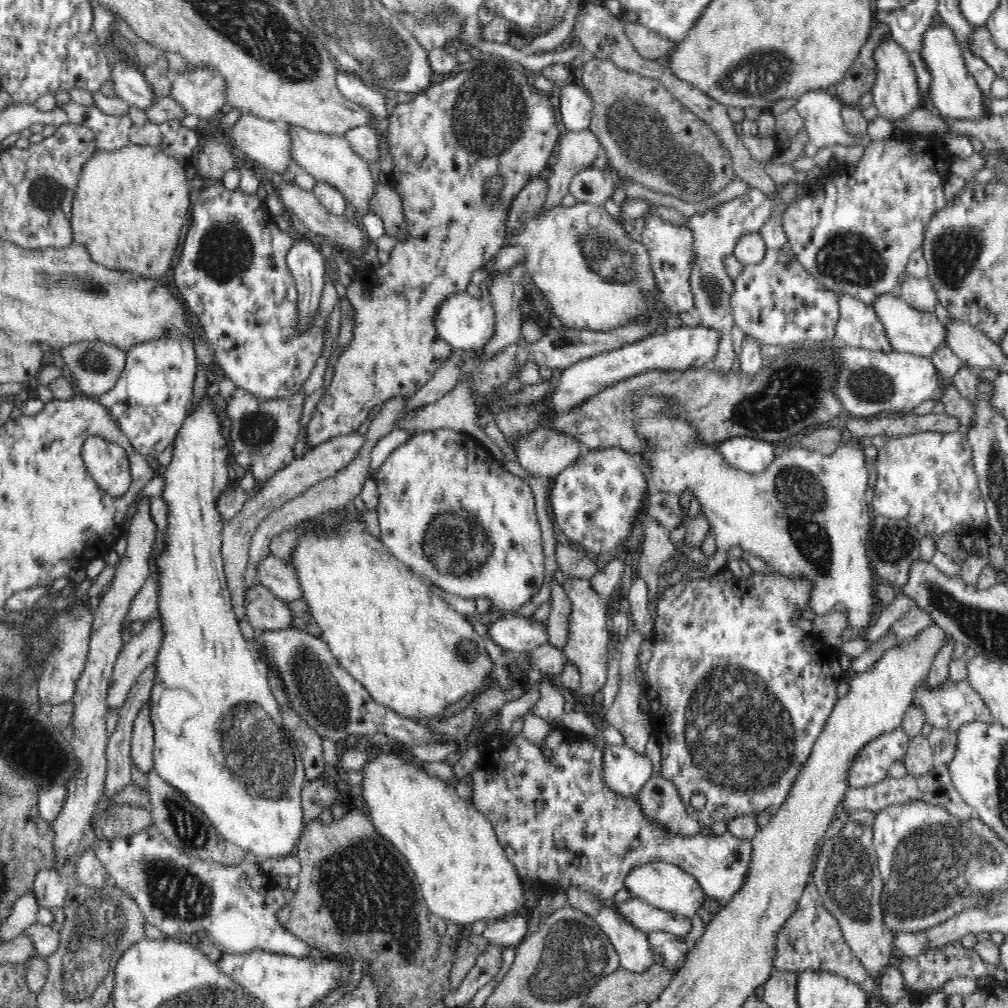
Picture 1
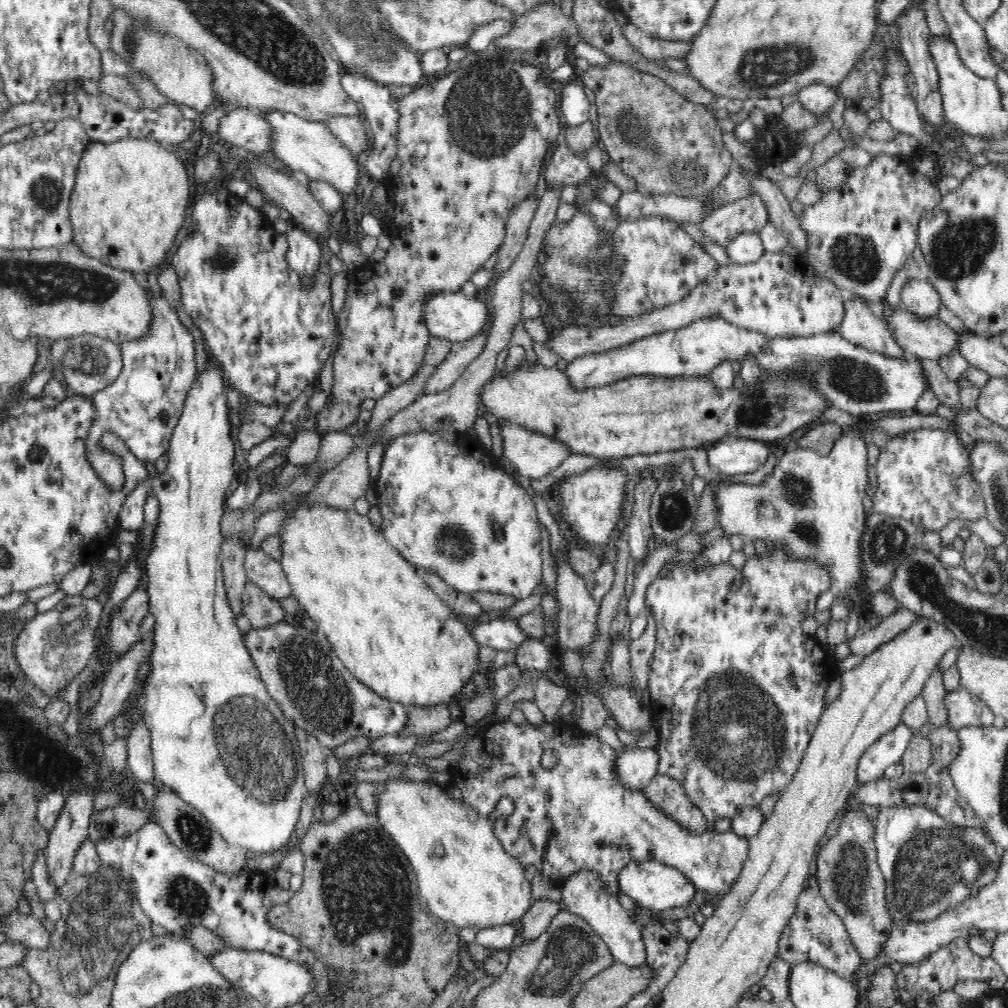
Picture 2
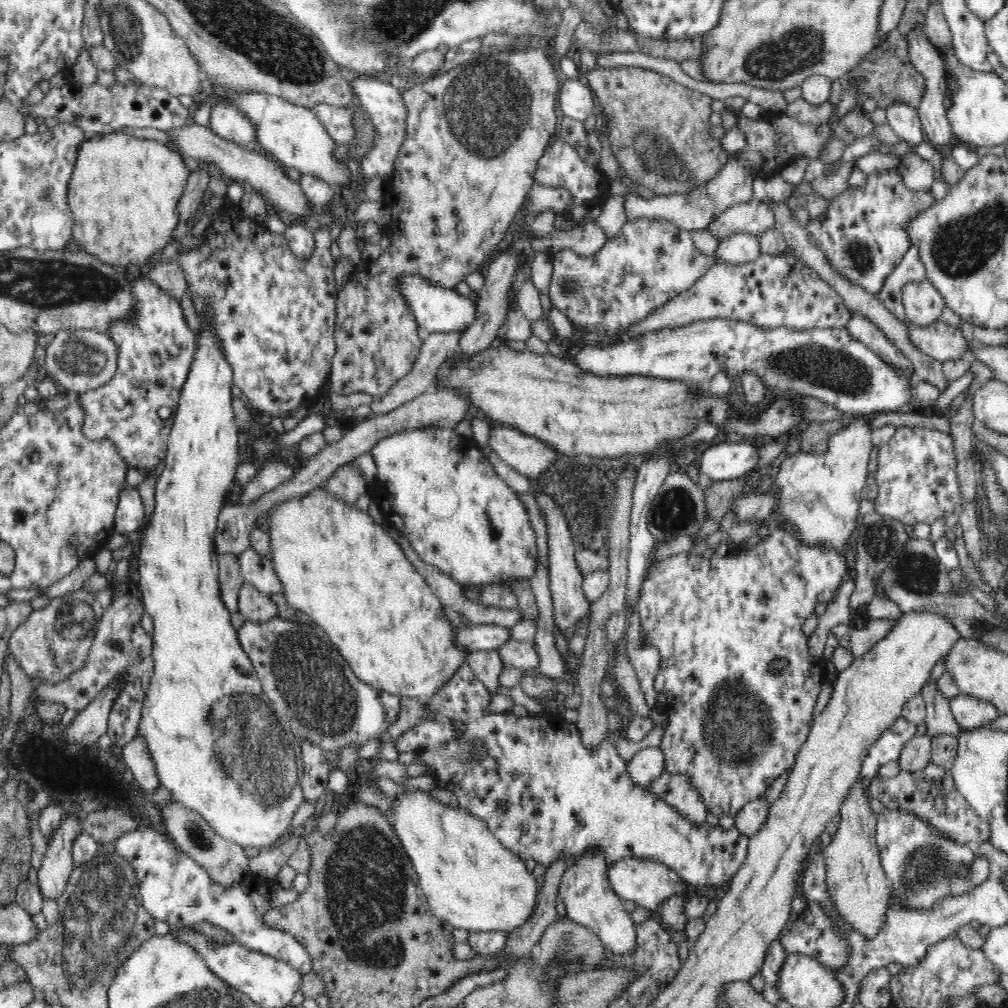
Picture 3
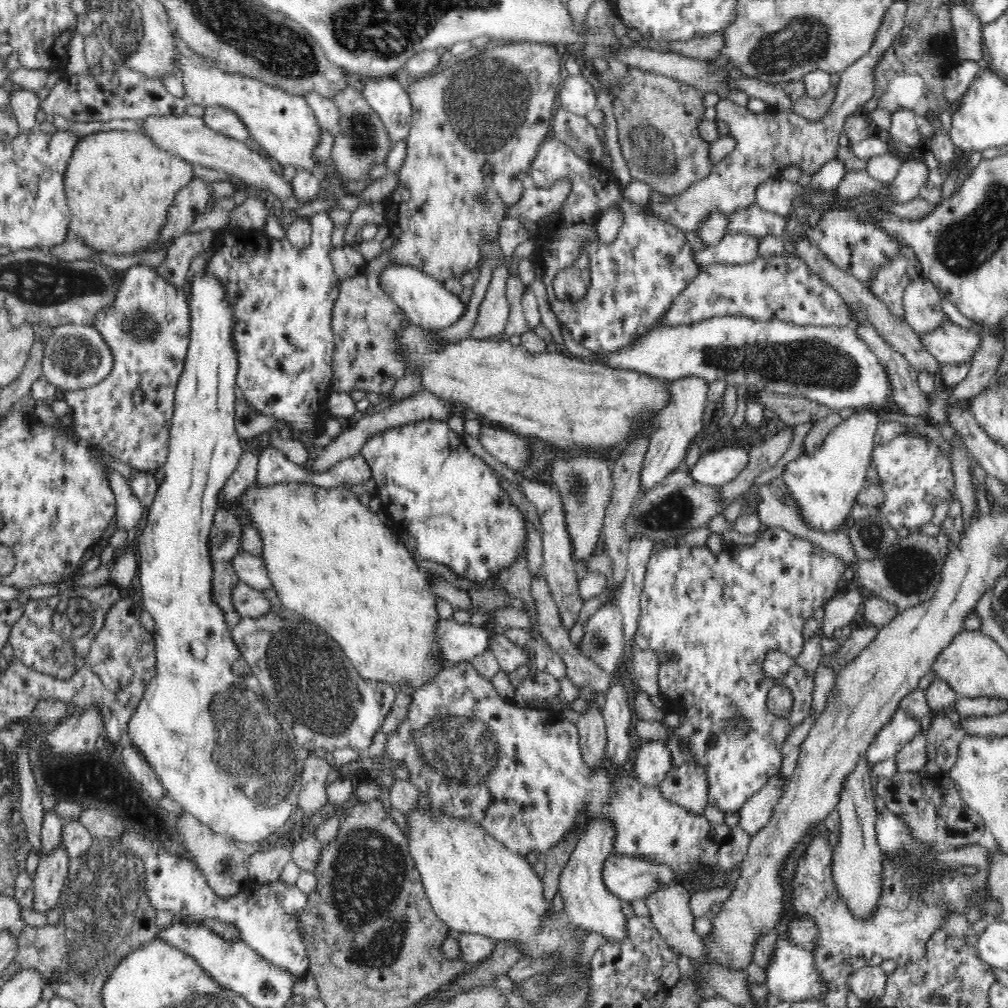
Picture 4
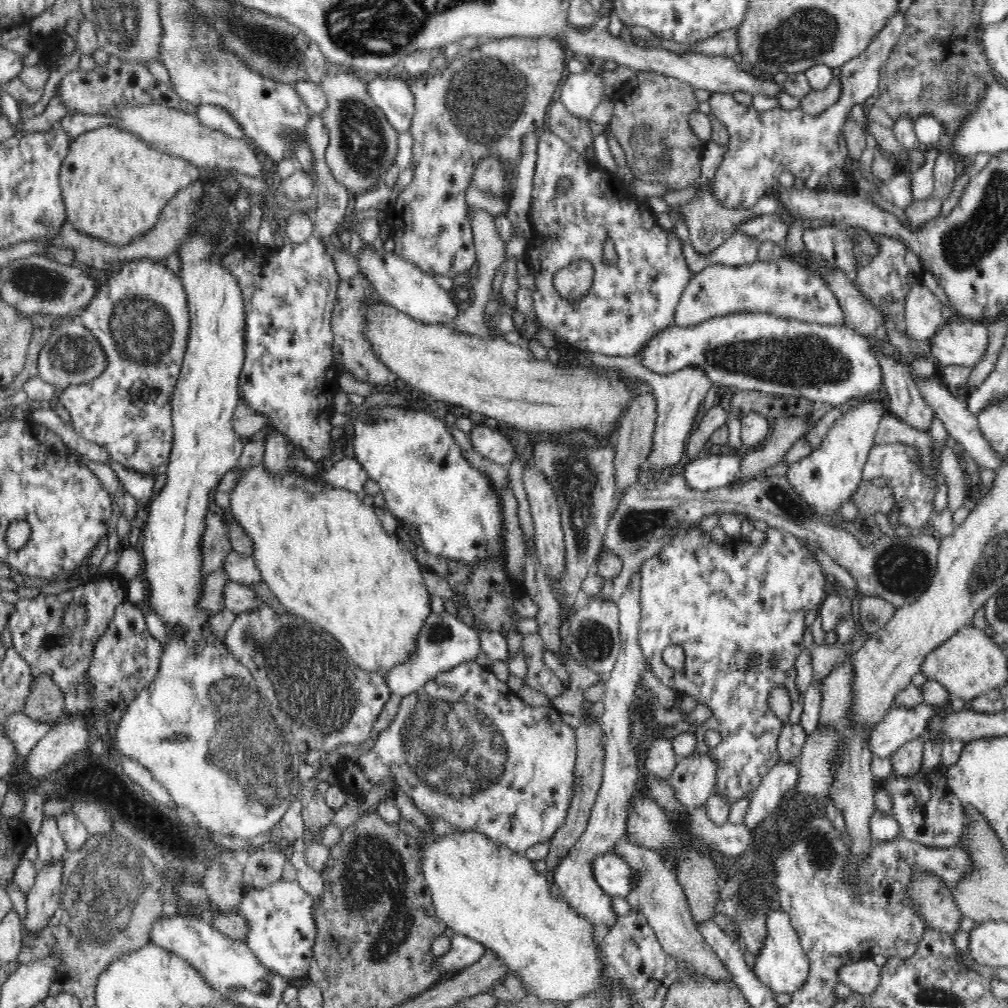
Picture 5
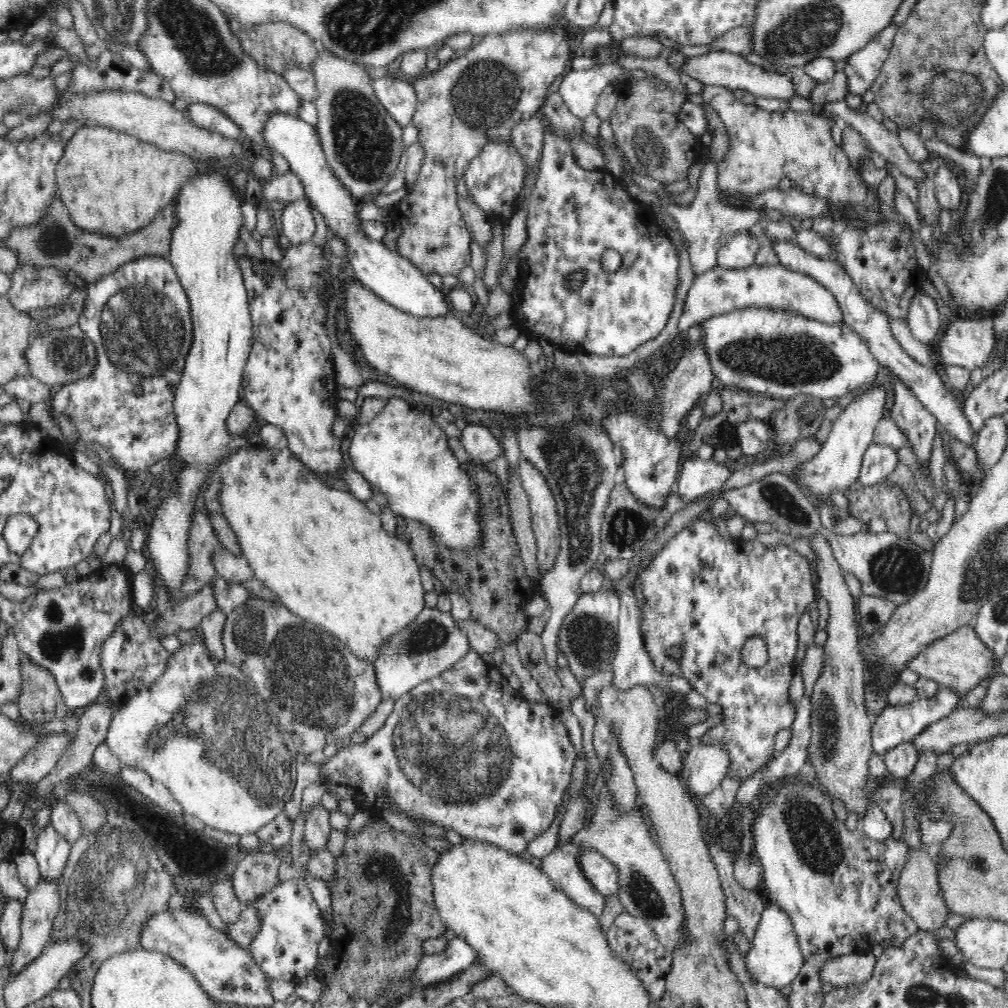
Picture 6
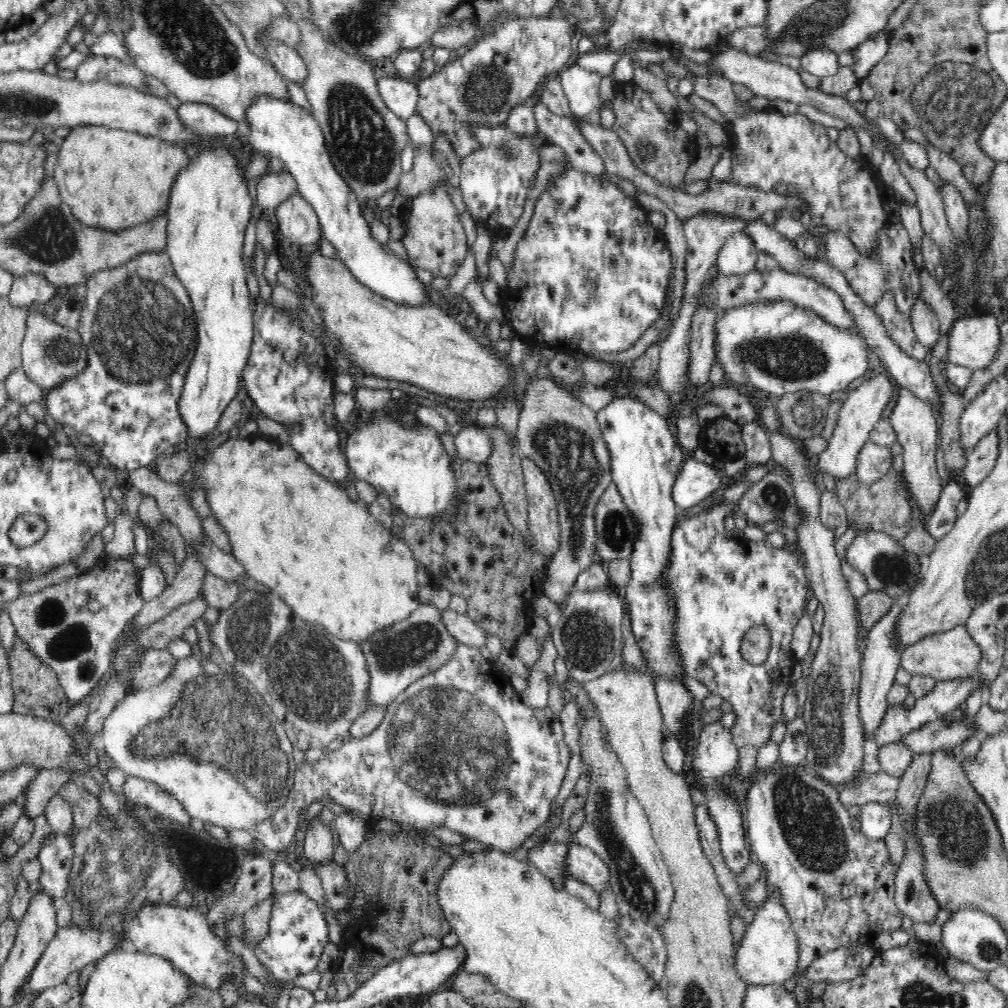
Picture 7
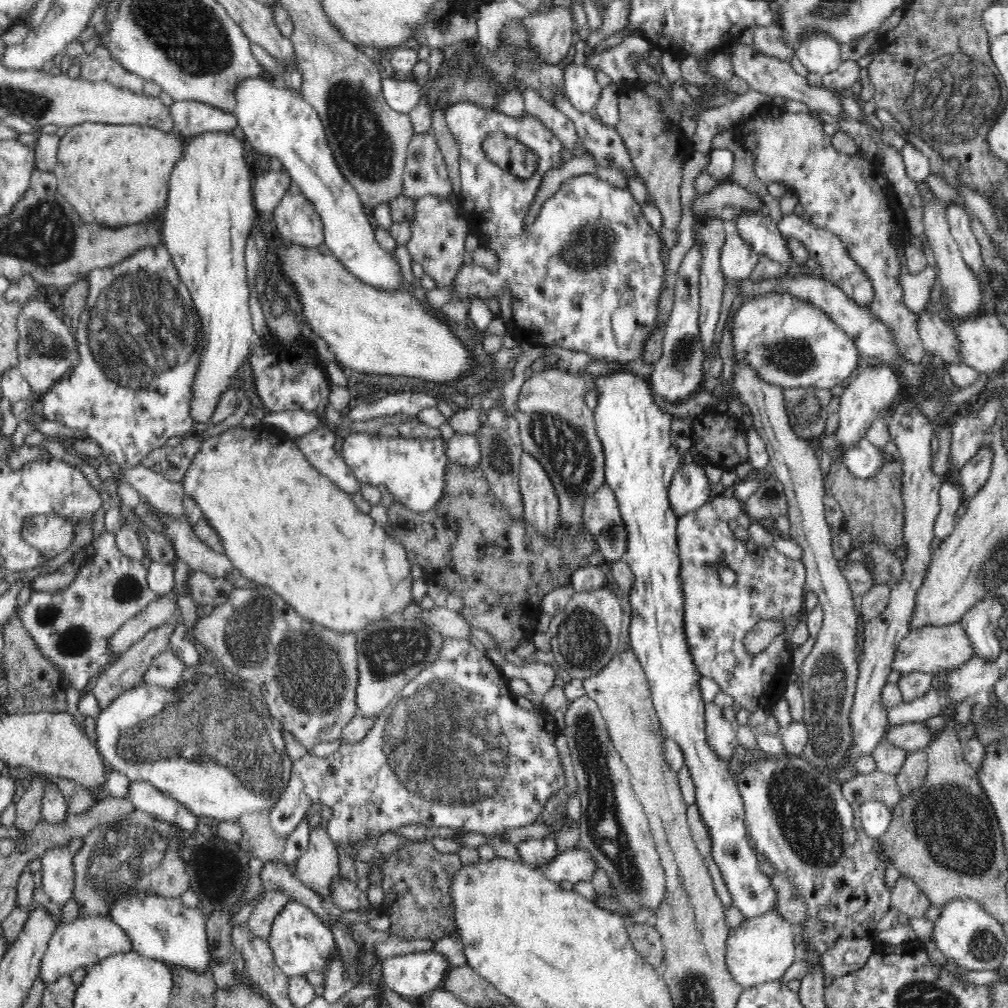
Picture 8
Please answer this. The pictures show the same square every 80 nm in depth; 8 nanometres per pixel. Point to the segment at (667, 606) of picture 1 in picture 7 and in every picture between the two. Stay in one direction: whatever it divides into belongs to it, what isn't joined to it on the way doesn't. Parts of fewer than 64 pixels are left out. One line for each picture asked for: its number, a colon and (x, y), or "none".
2: (736, 687)
3: (733, 727)
4: (720, 614)
5: (731, 612)
6: (702, 594)
7: (720, 592)

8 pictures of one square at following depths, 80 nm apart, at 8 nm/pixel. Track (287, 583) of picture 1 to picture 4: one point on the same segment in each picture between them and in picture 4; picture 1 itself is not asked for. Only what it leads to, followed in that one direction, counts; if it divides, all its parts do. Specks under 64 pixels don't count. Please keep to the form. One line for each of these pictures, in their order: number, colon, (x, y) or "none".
2: (264, 571)
3: (256, 569)
4: (249, 569)

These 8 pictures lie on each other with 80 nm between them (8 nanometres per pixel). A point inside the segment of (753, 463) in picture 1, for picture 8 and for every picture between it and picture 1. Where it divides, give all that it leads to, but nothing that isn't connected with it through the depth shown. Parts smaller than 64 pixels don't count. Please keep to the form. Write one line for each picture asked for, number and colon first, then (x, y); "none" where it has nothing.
2: (735, 456)
3: (725, 460)
4: (715, 468)
5: (707, 472)
6: (697, 477)
7: (695, 483)
8: (690, 488)

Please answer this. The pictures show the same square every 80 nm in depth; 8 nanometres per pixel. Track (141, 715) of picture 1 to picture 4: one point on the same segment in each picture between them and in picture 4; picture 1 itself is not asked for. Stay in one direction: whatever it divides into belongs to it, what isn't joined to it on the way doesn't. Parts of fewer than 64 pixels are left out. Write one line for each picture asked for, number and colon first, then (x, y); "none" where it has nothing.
2: (140, 758)
3: (135, 754)
4: (134, 762)

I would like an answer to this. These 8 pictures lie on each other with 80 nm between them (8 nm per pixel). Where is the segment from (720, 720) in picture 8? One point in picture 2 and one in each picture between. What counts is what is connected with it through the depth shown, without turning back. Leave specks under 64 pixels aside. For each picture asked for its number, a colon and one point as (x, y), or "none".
2: (668, 794)
3: (676, 789)
4: (686, 785)
5: (693, 779)
6: (705, 765)
7: (717, 753)

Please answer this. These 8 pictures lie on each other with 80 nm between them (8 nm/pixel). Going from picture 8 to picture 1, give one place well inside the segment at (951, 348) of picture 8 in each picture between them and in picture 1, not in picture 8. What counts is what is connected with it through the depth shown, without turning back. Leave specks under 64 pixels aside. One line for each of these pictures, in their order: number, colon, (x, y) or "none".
1: (919, 293)
2: (919, 297)
3: (923, 304)
4: (922, 302)
5: (923, 311)
6: (923, 318)
7: (925, 324)

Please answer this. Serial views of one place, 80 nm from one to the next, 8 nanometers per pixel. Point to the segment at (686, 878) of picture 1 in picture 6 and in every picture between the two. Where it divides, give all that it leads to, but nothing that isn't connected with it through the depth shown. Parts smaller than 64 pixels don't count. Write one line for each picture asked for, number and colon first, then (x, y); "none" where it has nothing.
2: (654, 885)
3: (647, 883)
4: (629, 878)
5: (611, 874)
6: (602, 873)

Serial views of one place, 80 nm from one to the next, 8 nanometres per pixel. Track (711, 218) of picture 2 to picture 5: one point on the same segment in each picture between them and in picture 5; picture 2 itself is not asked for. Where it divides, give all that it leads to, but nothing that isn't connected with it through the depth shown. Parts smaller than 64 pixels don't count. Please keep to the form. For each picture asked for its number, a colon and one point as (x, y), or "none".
3: (754, 217)
4: (756, 222)
5: (769, 227)

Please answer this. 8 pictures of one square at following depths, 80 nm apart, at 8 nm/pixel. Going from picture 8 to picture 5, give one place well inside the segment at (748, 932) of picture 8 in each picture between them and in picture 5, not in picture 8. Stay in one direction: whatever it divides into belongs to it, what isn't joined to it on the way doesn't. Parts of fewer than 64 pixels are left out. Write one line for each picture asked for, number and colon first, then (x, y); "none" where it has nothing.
5: (781, 964)
6: (774, 959)
7: (769, 953)

